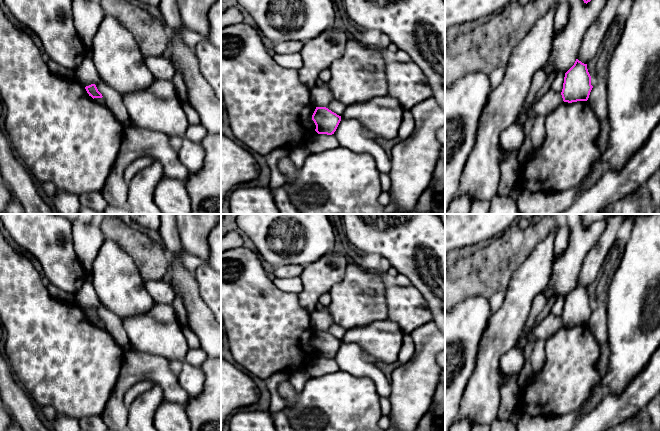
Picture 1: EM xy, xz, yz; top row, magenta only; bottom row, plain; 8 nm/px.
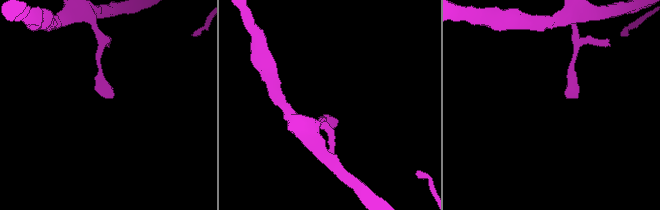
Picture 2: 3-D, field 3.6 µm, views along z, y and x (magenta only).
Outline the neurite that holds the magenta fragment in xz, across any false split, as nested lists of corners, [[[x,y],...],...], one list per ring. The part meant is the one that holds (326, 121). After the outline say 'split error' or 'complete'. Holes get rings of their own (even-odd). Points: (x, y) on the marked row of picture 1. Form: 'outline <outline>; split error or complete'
outline [[[316,107],[312,120],[316,125],[315,131],[318,134],[332,135],[341,121],[341,116],[326,107]]]; complete

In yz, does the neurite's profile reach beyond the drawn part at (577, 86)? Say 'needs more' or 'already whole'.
already whole

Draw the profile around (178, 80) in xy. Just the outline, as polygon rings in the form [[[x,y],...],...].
[[[175,67],[175,75],[171,79],[176,93],[182,103],[189,103],[188,86],[185,82],[183,75]]]

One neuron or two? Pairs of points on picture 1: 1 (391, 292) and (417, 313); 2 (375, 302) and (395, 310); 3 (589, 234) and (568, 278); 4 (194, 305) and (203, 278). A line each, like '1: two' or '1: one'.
1: one
2: two
3: one
4: two

